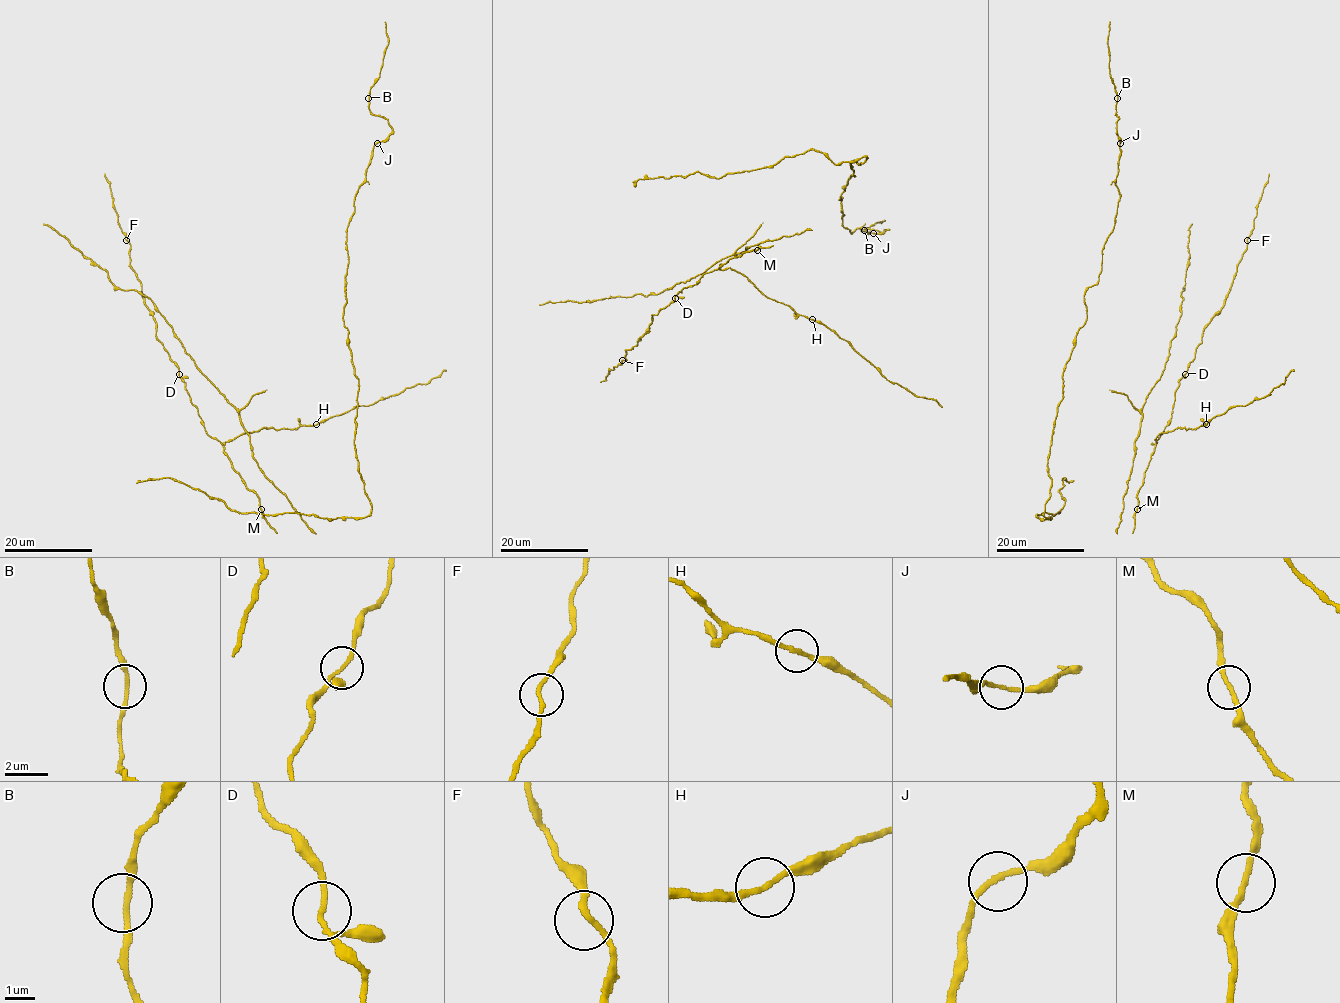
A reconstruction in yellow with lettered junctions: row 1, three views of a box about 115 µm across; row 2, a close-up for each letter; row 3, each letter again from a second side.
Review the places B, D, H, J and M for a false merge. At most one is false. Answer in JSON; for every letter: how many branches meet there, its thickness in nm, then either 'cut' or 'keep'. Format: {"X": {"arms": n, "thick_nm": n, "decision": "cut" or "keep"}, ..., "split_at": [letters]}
{"B": {"arms": 2, "thick_nm": 190, "decision": "keep"}, "D": {"arms": 3, "thick_nm": 130, "decision": "keep"}, "H": {"arms": 2, "thick_nm": 190, "decision": "keep"}, "J": {"arms": 2, "thick_nm": 180, "decision": "keep"}, "M": {"arms": 2, "thick_nm": 190, "decision": "keep"}, "split_at": []}

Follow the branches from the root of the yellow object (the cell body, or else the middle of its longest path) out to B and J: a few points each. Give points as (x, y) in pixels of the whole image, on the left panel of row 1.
B: (341, 517), (372, 507), (343, 318), (355, 194), (391, 131), (368, 98)
J: (341, 517), (366, 517), (372, 507), (354, 443), (358, 379), (343, 307), (346, 229), (377, 143)

